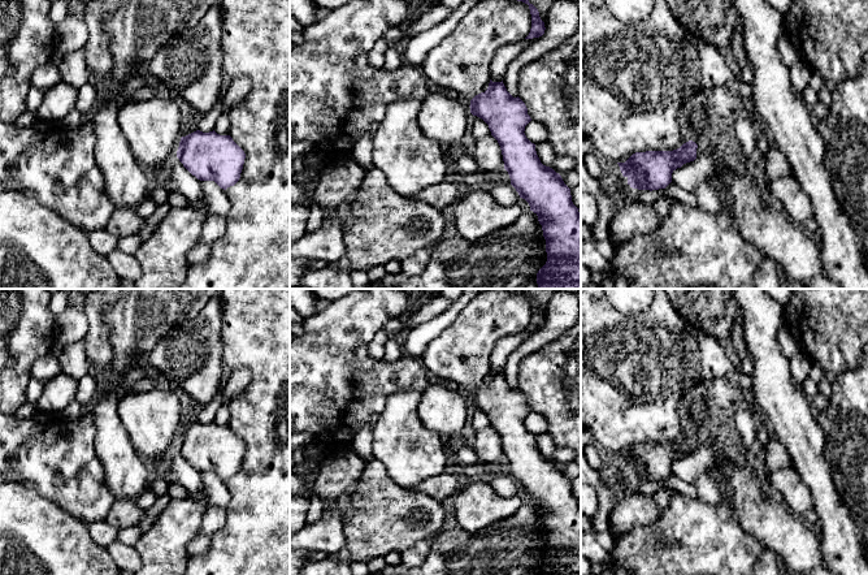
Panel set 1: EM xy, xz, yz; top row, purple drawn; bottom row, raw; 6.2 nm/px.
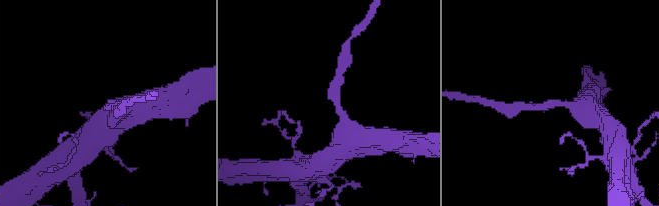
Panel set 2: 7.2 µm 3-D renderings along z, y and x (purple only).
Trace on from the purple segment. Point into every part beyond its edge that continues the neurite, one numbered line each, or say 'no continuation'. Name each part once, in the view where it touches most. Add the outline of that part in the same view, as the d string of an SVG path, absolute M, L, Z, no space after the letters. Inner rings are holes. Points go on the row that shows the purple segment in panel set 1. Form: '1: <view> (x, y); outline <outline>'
no continuation

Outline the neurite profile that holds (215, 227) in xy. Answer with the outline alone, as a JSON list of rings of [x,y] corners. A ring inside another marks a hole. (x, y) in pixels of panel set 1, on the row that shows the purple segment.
[[[211,215],[201,226],[200,243],[212,245],[223,237],[227,228],[227,219],[222,215]]]

